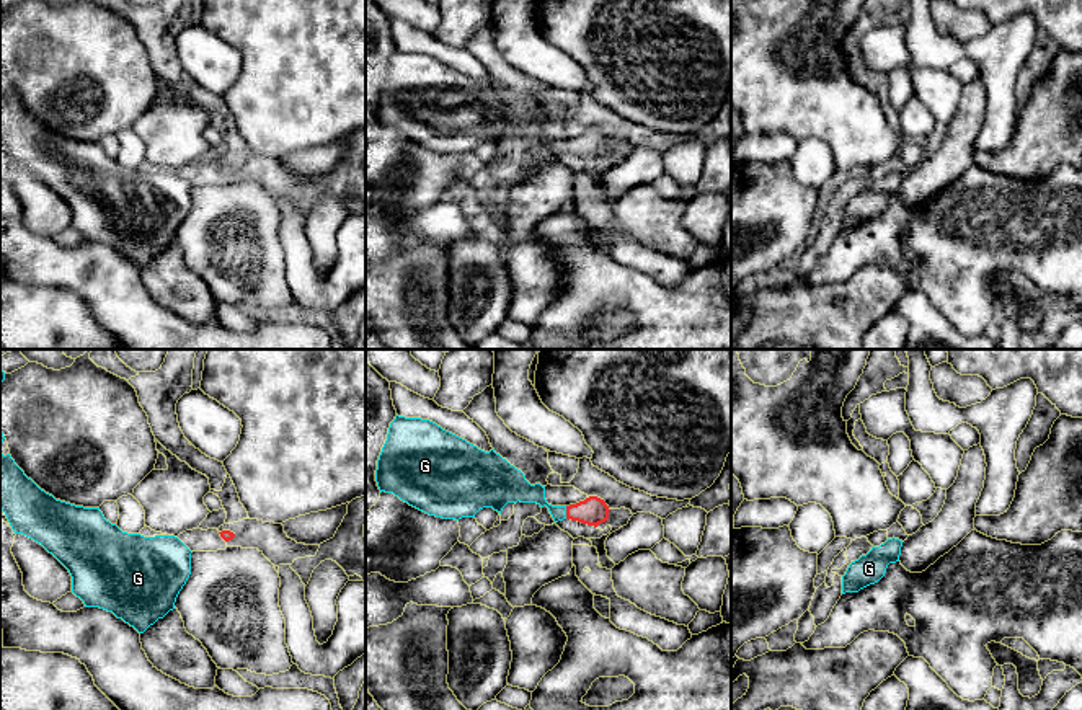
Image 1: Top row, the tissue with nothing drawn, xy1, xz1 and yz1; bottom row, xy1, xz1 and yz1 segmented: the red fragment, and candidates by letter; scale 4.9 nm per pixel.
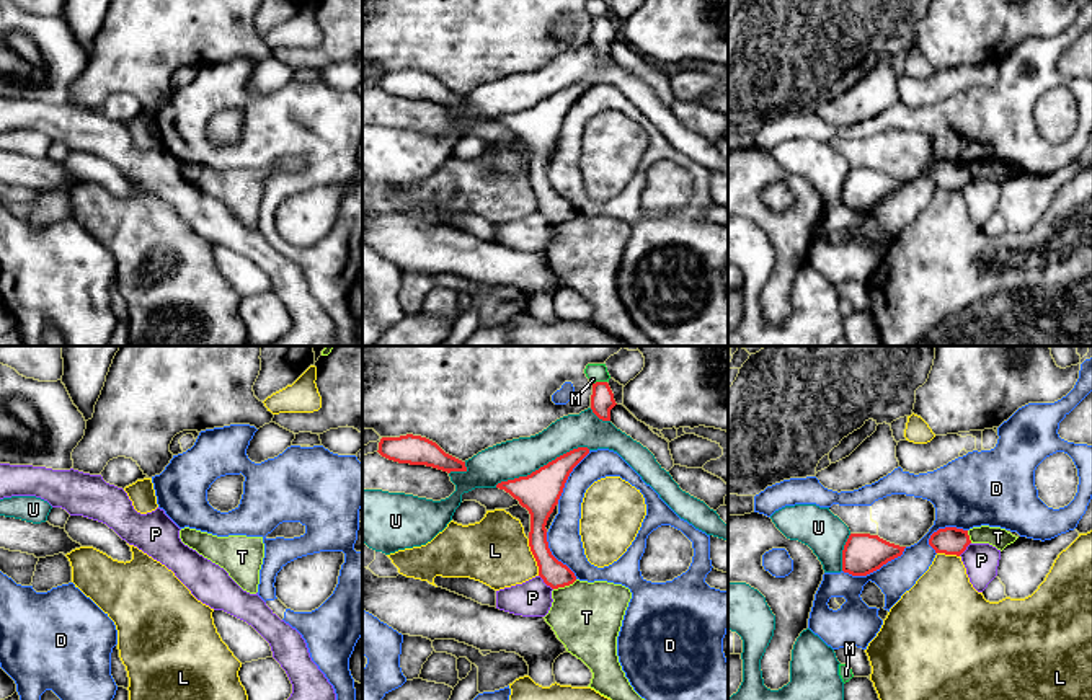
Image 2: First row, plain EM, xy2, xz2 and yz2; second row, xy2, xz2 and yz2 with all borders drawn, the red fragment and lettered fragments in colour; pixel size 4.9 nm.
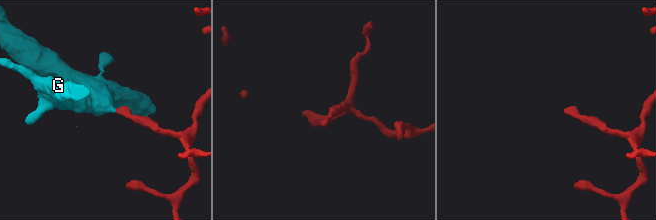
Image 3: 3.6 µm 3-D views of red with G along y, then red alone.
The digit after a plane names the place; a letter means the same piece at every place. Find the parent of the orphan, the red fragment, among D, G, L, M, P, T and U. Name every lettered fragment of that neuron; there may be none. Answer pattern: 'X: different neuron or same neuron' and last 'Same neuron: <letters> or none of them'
D: different neuron
G: same neuron
L: different neuron
M: different neuron
P: different neuron
T: different neuron
U: different neuron
Same neuron: G

